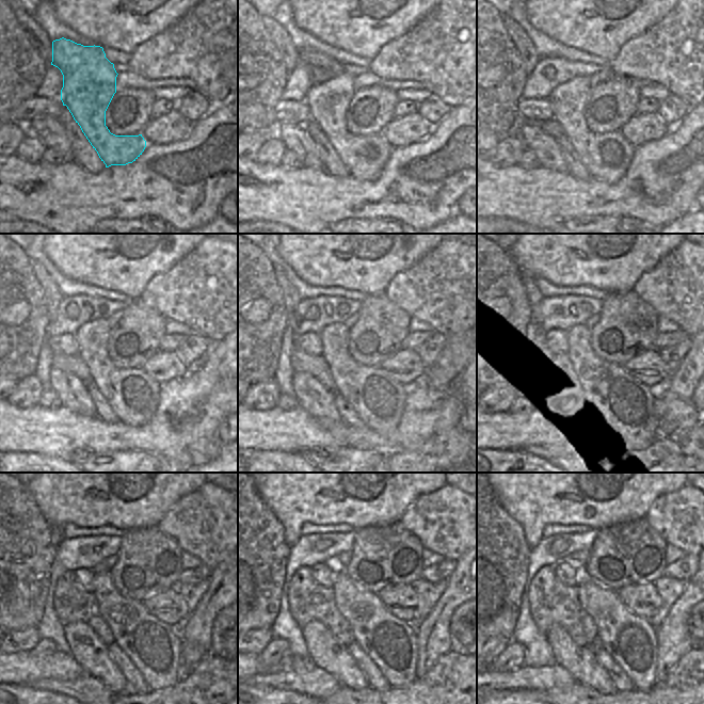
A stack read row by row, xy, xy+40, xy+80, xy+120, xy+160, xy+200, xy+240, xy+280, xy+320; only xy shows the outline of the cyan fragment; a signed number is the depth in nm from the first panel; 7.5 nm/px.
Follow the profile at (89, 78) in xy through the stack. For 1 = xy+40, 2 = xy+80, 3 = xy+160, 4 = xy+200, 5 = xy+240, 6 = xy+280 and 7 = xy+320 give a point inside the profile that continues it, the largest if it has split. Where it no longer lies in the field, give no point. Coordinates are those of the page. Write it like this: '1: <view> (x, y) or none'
1: xy+40 (364, 156)
2: xy+80 (607, 156)
3: xy+160 (379, 400)
4: xy+200 (627, 405)
5: xy+240 (154, 646)
6: xy+280 (392, 643)
7: xy+320 (630, 640)

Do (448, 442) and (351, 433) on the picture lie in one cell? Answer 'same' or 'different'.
different

